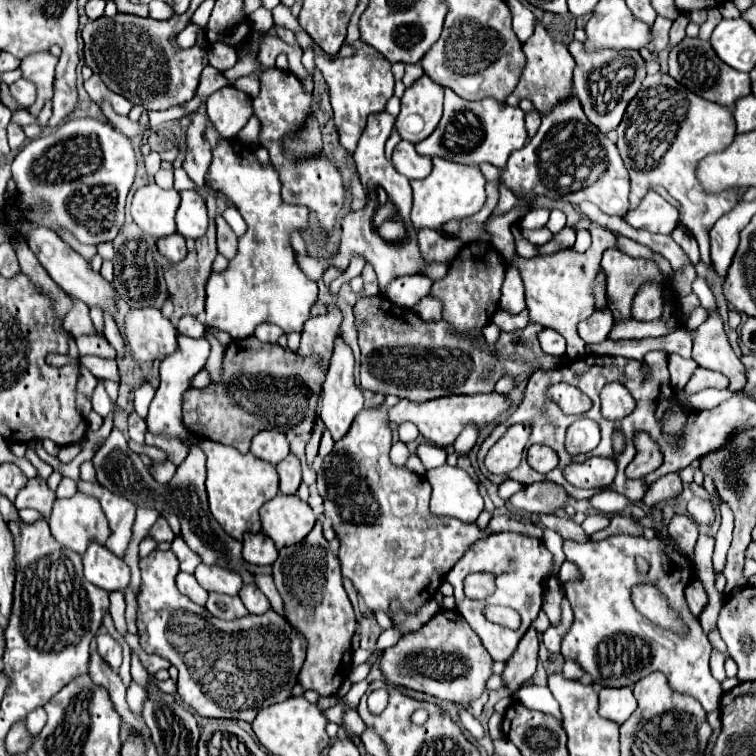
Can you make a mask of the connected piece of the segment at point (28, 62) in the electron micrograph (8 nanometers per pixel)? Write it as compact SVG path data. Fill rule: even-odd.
M50 51L32 53L22 59L22 77L32 81L36 85L36 101L28 107L30 115L38 115L48 99L52 99L52 81L54 81L54 67L58 63L58 57L50 55Z

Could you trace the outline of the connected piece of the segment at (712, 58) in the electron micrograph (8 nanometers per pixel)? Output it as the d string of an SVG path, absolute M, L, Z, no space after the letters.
M684 37L676 47L670 49L670 61L668 63L670 63L670 77L674 77L680 85L688 87L692 93L696 93L708 101L732 107L736 103L736 99L752 93L750 75L724 65L720 61L720 57L716 55L716 51L712 49L710 41L702 41L698 37L696 39Z

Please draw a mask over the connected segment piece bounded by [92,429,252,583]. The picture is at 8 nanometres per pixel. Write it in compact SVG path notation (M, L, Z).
M112 429L110 437L98 449L92 463L94 463L94 469L96 469L96 479L104 487L108 487L112 493L124 495L126 499L132 499L138 507L148 505L148 507L158 509L160 513L164 509L174 511L180 519L184 541L188 543L188 547L192 547L202 557L202 561L206 565L216 563L216 565L222 565L222 567L230 567L230 569L242 573L244 583L252 583L252 575L240 567L242 543L232 539L228 533L224 533L224 529L212 519L212 513L208 511L208 499L206 499L206 491L204 491L204 481L206 481L206 465L204 463L206 463L206 459L196 445L190 447L188 457L178 465L178 471L168 485L160 485L158 481L154 481L146 473L140 457L128 447L126 437L118 429Z

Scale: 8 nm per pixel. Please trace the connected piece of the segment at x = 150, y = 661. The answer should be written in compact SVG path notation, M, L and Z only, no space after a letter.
M126 633L126 635L124 635L124 641L130 645L132 653L138 655L140 663L144 665L144 669L146 669L150 675L154 675L154 673L160 671L160 669L168 669L168 667L170 667L168 659L164 659L164 657L160 657L160 655L148 655L148 653L138 645L138 635L128 635L128 633Z

